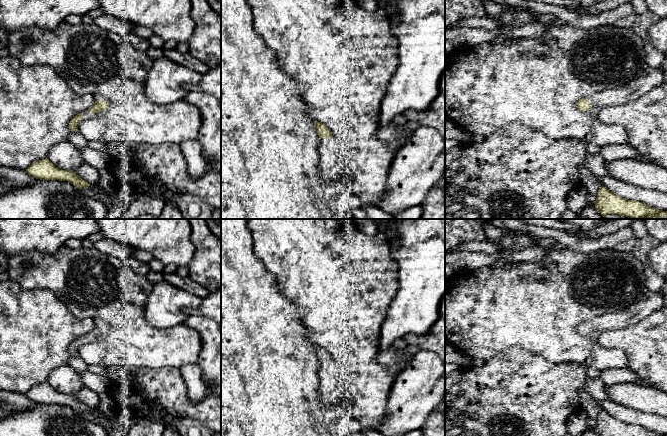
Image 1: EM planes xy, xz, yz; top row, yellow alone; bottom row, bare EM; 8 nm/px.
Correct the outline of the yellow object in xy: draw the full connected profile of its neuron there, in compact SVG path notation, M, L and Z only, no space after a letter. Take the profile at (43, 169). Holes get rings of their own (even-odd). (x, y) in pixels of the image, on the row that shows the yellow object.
M42 159L32 163L26 169L26 172L40 180L68 181L79 189L88 188L90 186L88 182L80 178L73 171L60 169L48 159Z

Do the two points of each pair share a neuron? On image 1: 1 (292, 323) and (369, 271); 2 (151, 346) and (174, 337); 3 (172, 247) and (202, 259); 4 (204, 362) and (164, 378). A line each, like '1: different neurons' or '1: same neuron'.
1: different neurons
2: same neuron
3: different neurons
4: different neurons

